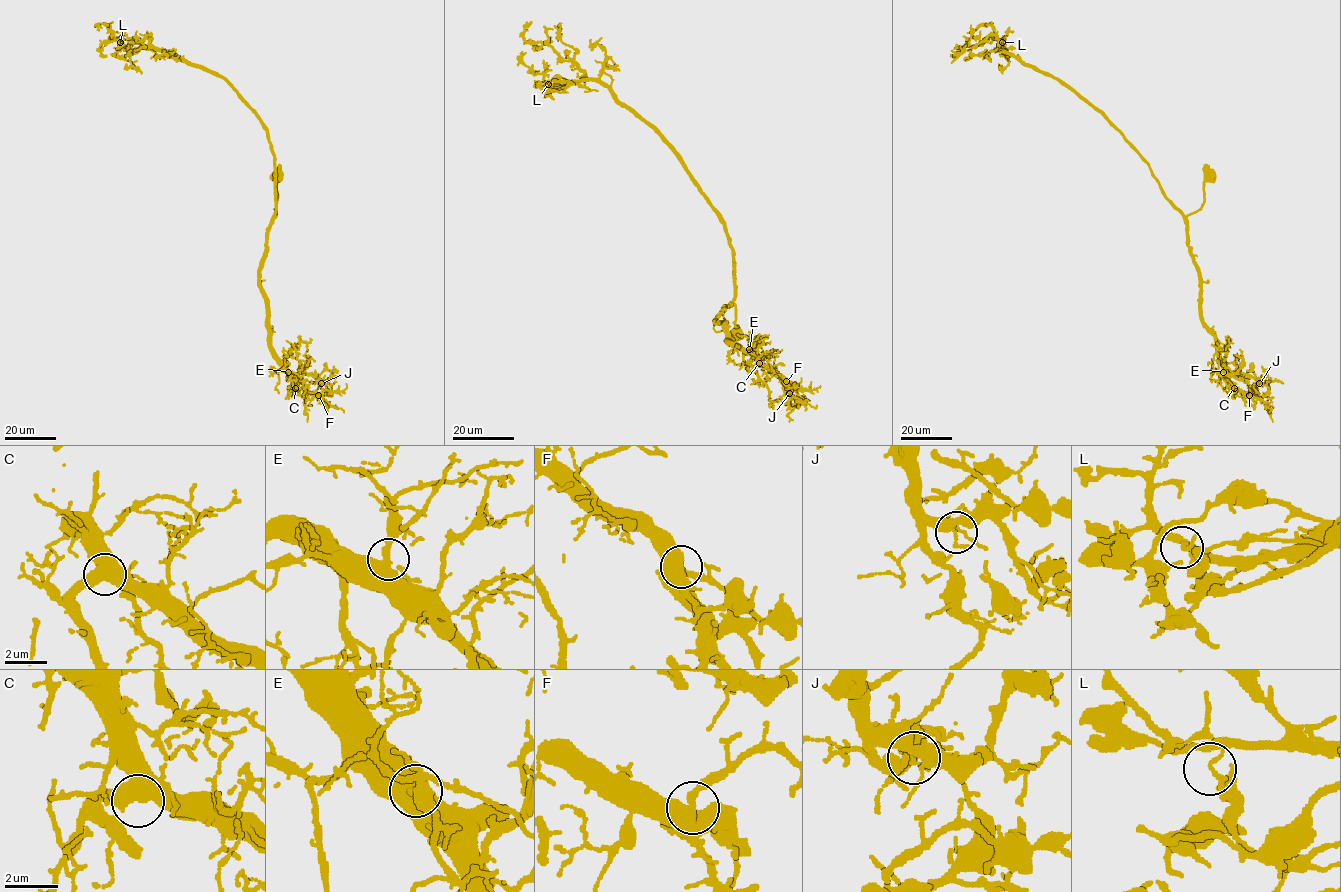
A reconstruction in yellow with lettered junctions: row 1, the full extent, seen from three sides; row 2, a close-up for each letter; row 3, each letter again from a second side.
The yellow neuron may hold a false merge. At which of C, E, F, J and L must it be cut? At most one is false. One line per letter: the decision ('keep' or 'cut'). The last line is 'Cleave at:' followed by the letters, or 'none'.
C: keep
E: keep
F: keep
J: keep
L: cut
Cleave at: L

